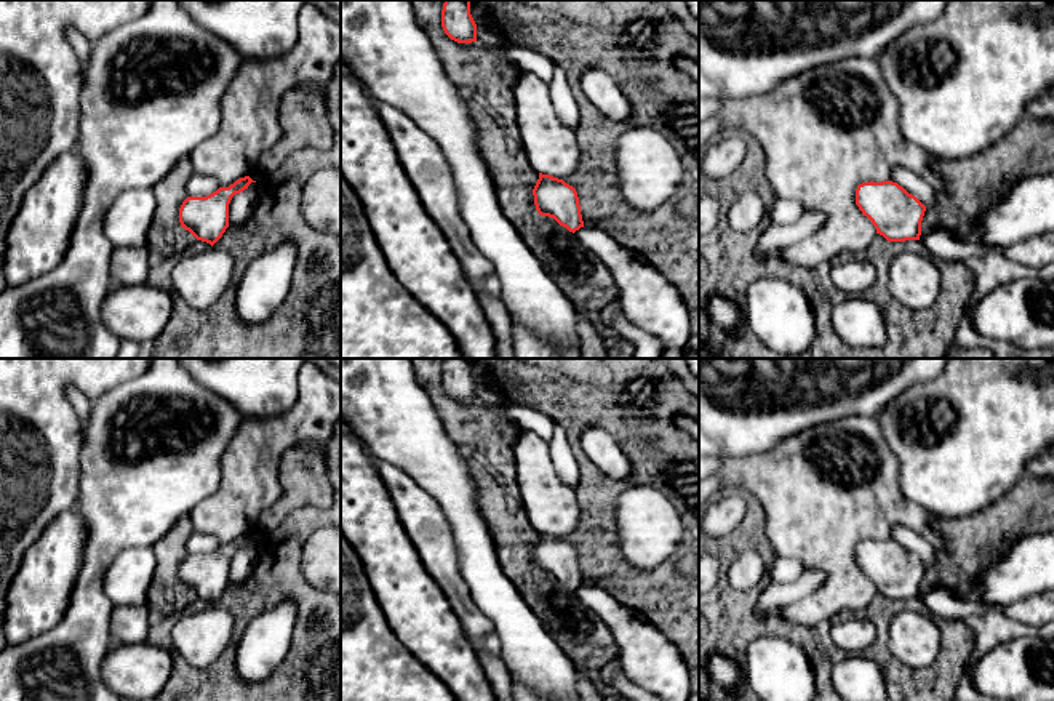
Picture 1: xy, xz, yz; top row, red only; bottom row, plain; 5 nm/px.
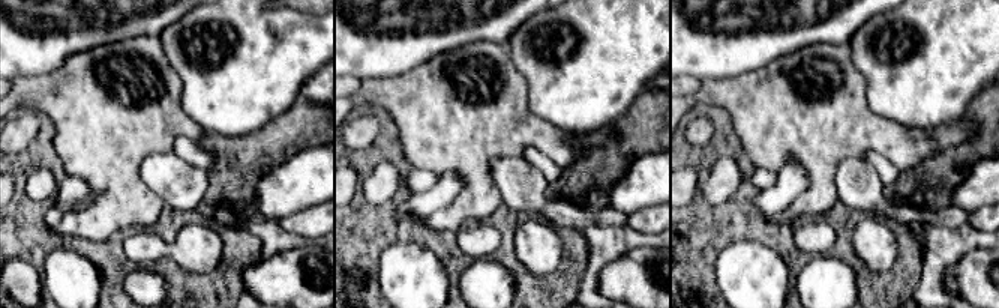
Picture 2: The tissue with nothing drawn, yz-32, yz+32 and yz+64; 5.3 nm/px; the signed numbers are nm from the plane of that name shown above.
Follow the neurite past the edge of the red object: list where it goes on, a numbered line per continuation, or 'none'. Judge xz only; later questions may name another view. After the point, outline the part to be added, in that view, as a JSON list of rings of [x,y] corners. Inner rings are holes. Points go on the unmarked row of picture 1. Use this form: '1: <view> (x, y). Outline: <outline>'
1: xz (562, 596). Outline: [[[560,584],[555,589],[555,592],[552,594],[550,602],[555,605],[555,608],[560,613],[568,613],[571,597],[573,597],[573,591],[569,591],[566,586]]]

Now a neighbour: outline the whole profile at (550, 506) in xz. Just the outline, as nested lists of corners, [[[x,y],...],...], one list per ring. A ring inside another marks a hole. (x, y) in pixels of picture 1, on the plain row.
[[[528,432],[515,443],[515,479],[529,523],[542,533],[568,536],[579,523],[576,490],[558,477],[550,442]]]

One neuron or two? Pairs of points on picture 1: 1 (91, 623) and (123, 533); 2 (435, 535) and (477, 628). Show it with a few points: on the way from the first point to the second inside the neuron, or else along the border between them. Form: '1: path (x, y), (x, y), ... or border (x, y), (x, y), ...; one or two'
1: path (91, 600), (91, 573), (95, 562), (101, 556); one
2: path (440, 557), (463, 605); one

